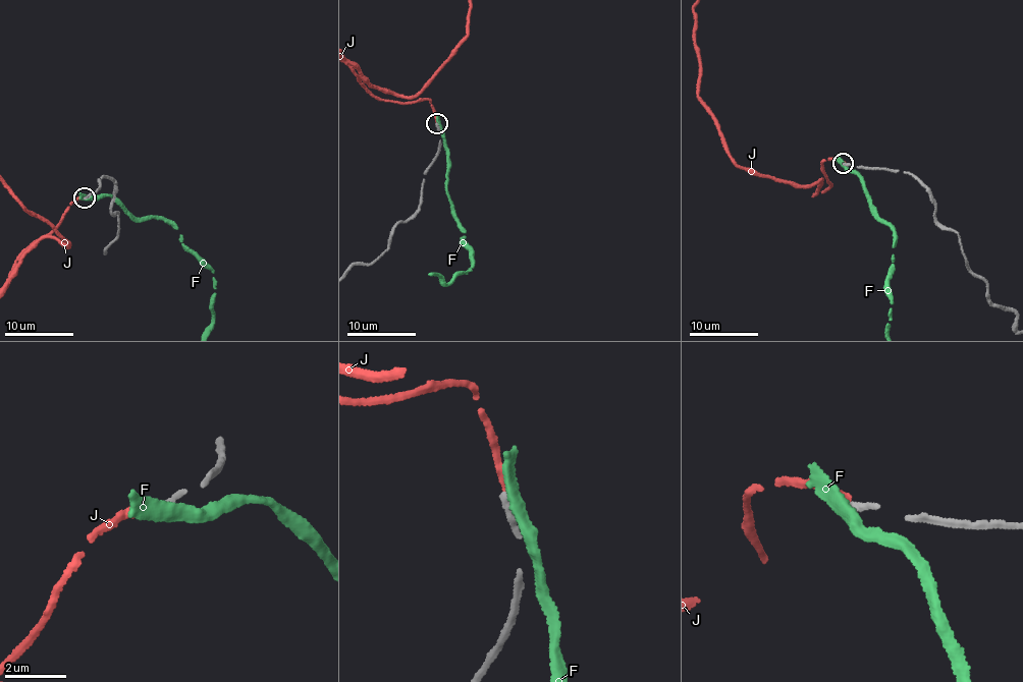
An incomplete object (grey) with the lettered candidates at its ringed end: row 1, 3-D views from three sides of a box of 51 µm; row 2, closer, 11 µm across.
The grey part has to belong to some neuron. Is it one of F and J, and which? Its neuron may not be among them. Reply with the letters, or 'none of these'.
none of these

